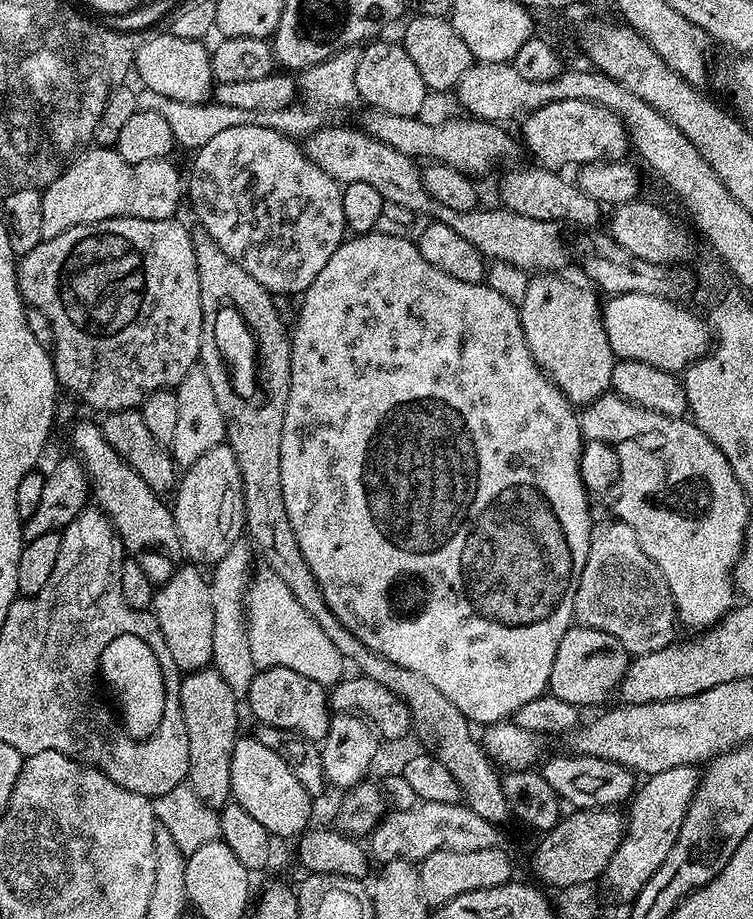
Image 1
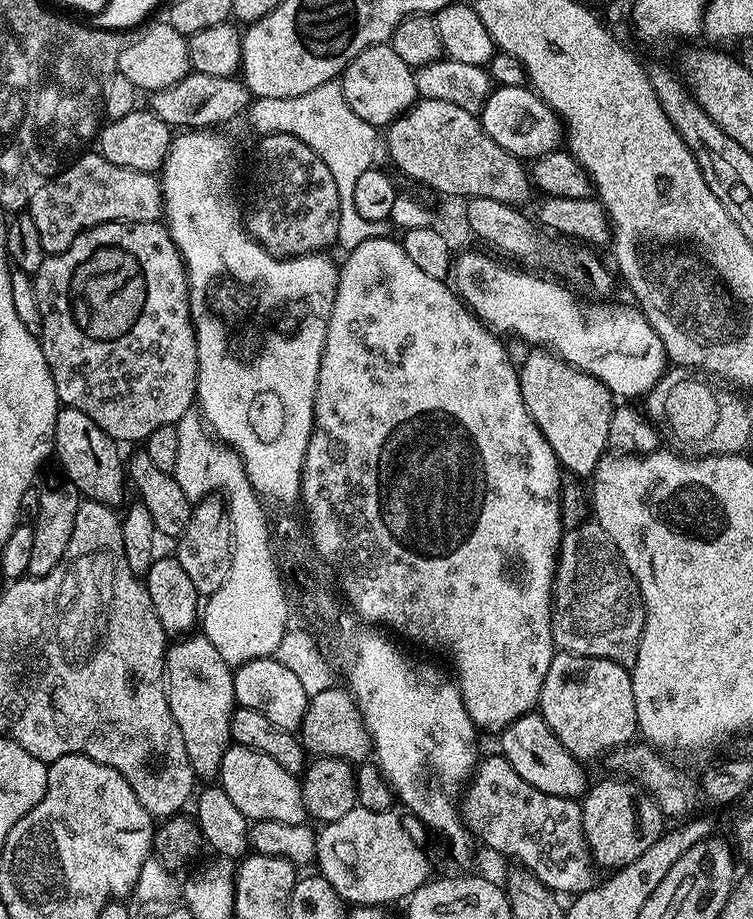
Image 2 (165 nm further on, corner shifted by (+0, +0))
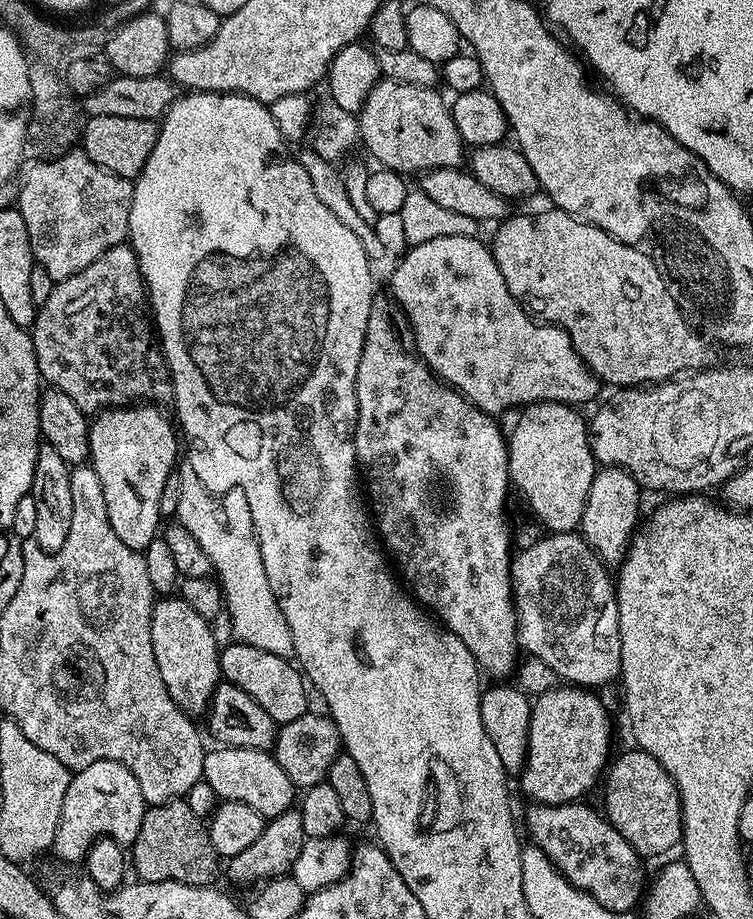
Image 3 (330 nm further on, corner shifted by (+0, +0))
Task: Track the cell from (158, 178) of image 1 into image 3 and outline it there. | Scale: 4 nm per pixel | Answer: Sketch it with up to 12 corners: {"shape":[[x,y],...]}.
{"shape":[[82,150],[29,167],[18,207],[53,282],[125,243],[133,181]]}

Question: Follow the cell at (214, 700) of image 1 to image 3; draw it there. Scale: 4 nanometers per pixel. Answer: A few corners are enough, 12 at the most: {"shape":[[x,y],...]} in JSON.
{"shape":[[185,600],[152,606],[158,674],[184,713],[221,683],[213,625]]}

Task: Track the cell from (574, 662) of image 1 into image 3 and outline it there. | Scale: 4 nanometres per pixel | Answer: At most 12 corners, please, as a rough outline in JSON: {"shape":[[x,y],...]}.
{"shape":[[584,686],[535,697],[521,790],[579,801],[609,763],[612,720]]}

